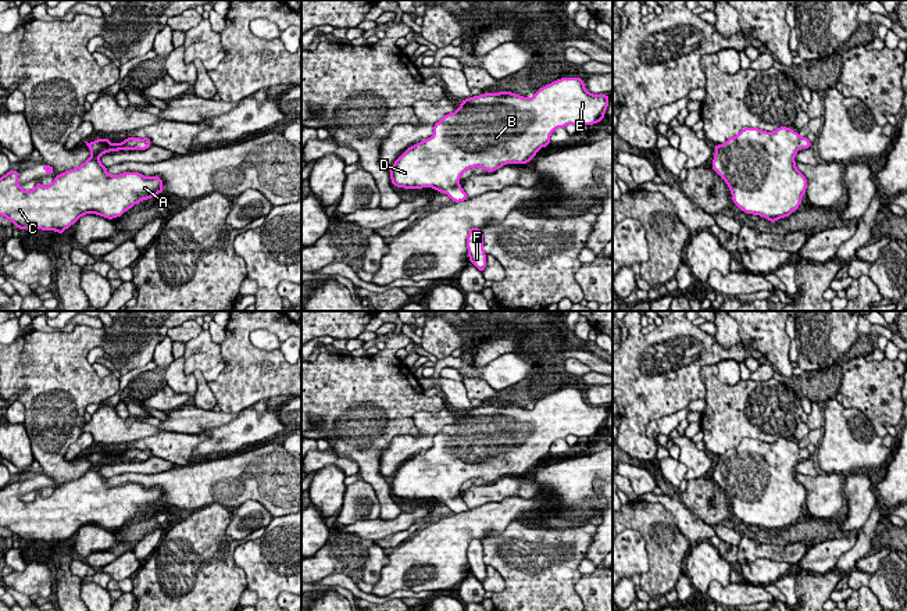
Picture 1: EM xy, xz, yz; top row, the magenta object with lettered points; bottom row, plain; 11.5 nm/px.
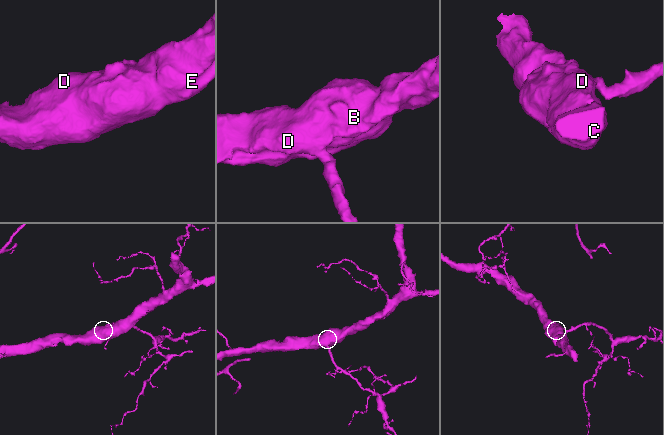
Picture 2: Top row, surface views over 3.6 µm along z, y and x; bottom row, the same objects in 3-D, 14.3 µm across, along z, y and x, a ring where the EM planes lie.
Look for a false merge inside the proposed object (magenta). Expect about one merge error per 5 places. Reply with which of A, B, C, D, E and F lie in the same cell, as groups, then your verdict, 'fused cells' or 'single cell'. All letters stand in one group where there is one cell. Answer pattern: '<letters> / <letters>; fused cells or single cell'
A B C D E F; single cell

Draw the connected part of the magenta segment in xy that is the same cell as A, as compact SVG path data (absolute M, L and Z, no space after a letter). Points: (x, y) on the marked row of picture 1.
M107 137L85 142L92 156L78 168L57 175L50 186L36 182L33 190L22 190L18 171L11 169L0 178L0 215L19 229L56 231L60 235L85 214L113 219L121 217L136 203L163 193L158 176L139 172L108 175L99 161L100 156L117 150L147 150L149 137L126 137L113 144Z

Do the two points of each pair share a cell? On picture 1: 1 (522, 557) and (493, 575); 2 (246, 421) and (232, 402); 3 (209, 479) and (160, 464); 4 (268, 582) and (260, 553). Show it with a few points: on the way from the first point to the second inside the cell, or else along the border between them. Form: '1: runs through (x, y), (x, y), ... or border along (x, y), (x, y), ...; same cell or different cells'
1: border along (486, 564), (502, 576), (502, 592); different cells
2: border along (252, 404), (239, 413); different cells
3: border along (175, 465), (153, 474), (139, 474); different cells
4: runs through (268, 575), (268, 565), (264, 560); same cell

